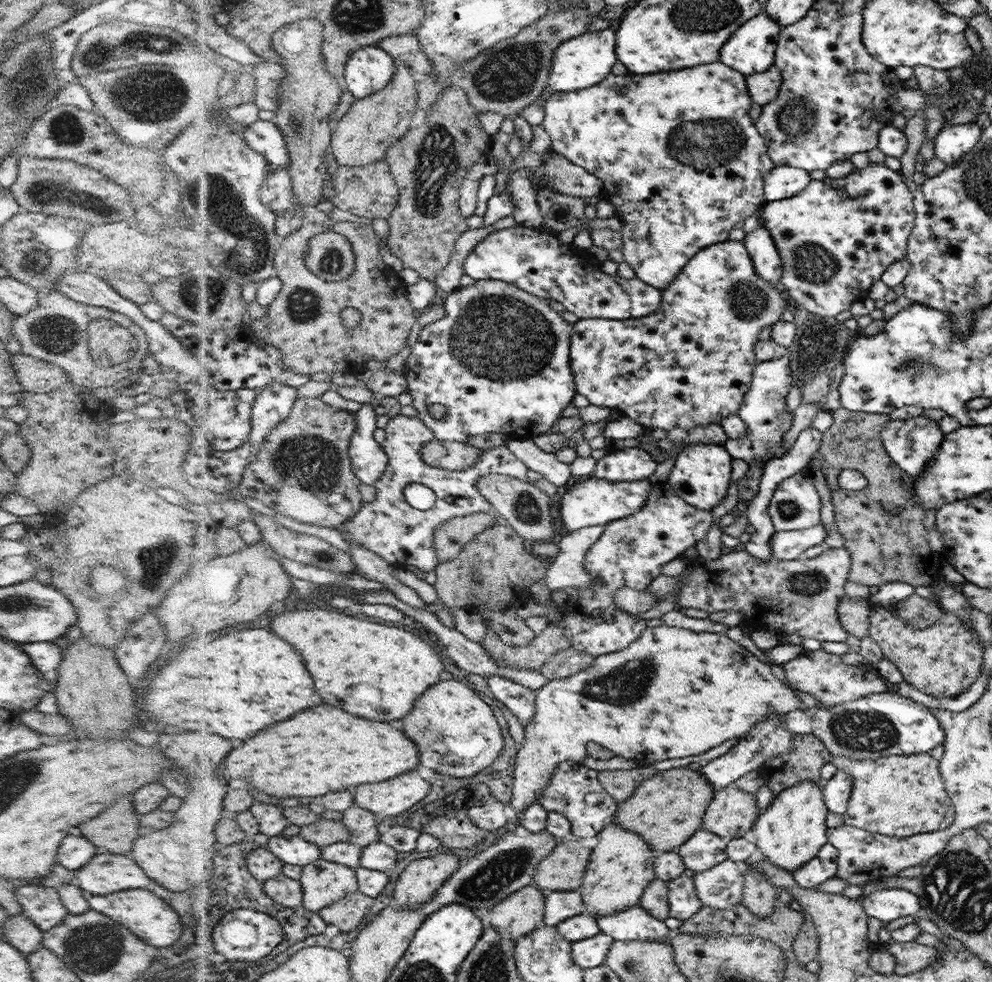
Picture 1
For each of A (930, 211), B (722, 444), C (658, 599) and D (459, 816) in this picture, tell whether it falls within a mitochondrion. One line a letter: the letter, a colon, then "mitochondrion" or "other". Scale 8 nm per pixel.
A: other
B: other
C: other
D: other

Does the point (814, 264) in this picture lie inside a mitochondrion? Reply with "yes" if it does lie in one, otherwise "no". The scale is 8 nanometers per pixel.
yes

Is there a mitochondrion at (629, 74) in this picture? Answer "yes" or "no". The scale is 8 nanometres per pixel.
no

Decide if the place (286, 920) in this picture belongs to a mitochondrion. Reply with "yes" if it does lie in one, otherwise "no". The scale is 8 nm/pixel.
no

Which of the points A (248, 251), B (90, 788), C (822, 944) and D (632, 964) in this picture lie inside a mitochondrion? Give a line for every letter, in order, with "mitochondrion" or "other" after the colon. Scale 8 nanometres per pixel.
A: mitochondrion
B: other
C: other
D: mitochondrion

